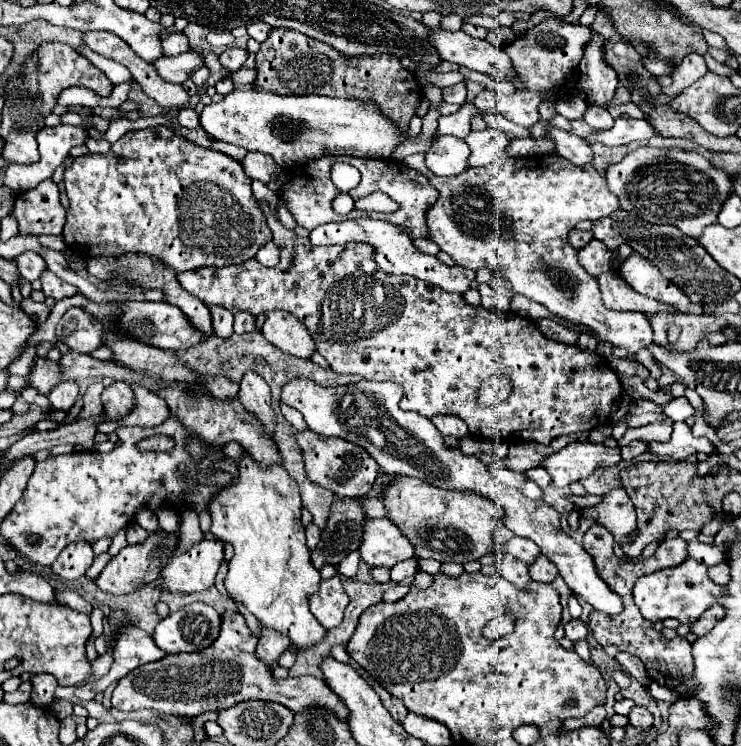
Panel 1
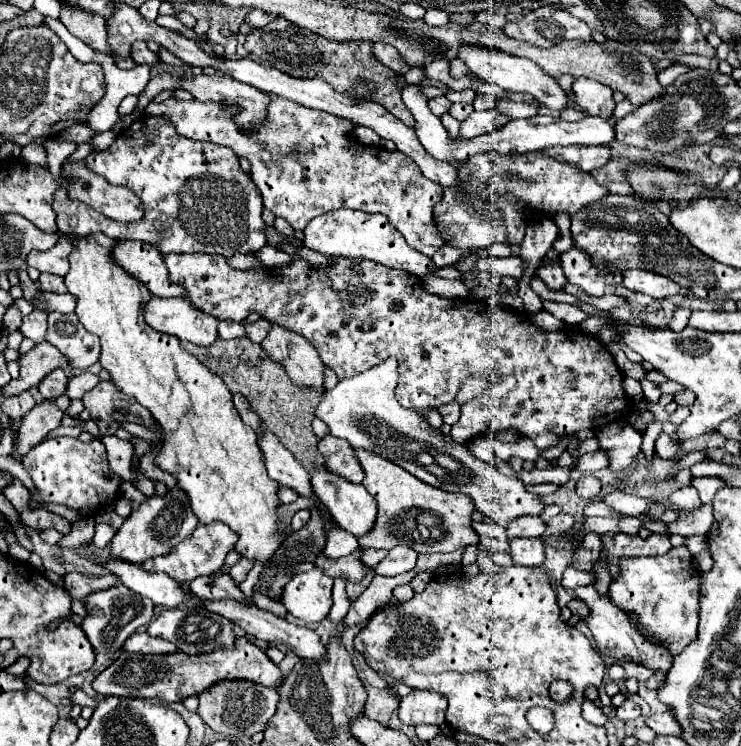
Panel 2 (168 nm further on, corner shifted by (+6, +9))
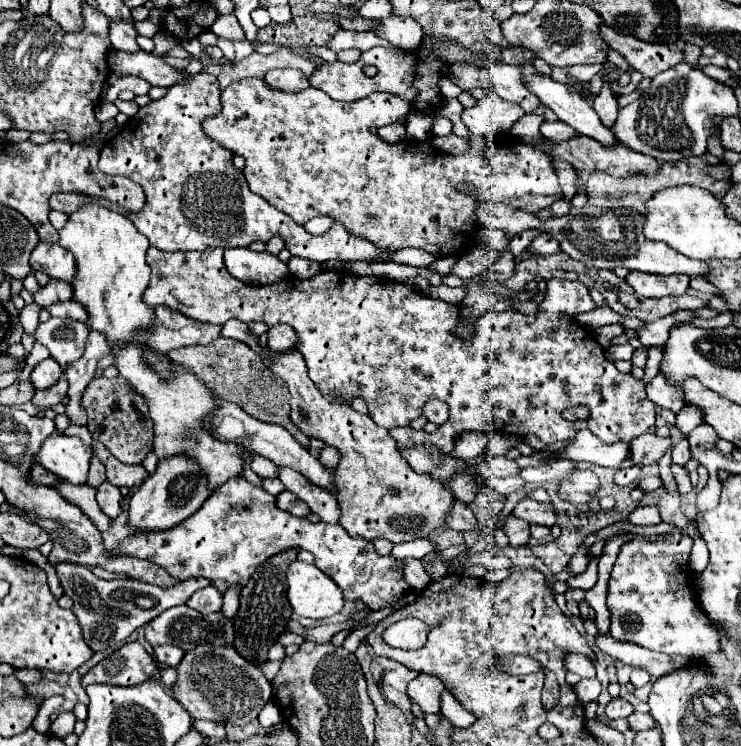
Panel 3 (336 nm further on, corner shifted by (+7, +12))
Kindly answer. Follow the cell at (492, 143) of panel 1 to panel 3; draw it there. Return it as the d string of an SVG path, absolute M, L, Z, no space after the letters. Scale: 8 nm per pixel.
M495 94L485 96L473 108L463 110L461 120L475 136L507 134L509 128L523 116L523 108L515 102L507 102Z

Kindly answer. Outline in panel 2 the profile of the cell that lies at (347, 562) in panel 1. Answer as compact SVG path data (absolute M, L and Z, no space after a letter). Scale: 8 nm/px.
M336 579L336 581L334 581L334 605L332 605L332 611L330 611L330 619L336 621L336 623L342 623L344 615L346 615L348 609L350 609L350 601L348 601L348 597L346 597L344 587L346 587L344 579Z

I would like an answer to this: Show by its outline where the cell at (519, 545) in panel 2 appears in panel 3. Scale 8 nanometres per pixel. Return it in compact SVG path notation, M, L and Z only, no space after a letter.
M507 516L503 520L503 530L509 538L509 546L511 548L523 548L529 544L531 534L529 534L529 524L523 520L515 520L513 516Z

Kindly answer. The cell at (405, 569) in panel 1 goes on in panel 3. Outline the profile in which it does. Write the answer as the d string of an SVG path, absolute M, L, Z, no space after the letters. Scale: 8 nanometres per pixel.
M411 540L411 542L403 542L403 544L395 544L391 550L391 556L395 560L403 560L403 558L421 560L429 552L433 552L433 544L429 540Z

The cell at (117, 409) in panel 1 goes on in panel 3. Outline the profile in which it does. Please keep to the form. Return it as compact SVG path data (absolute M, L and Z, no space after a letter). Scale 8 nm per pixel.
M93 378L83 392L83 406L89 414L89 430L125 464L141 464L151 452L153 424L145 400L133 392L125 378Z

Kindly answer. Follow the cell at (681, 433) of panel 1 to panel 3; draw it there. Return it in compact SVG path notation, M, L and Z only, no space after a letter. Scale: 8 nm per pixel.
M579 430L575 440L567 448L559 450L559 456L619 470L621 464L631 456L631 450L629 444L625 442L607 444L597 436L593 436L589 430Z

